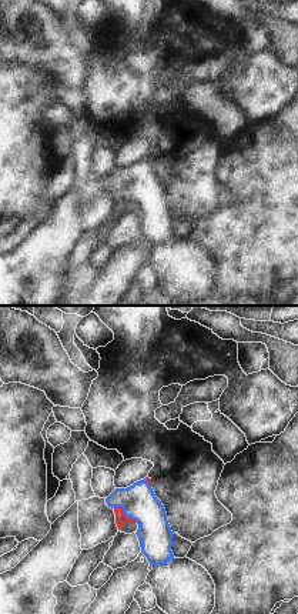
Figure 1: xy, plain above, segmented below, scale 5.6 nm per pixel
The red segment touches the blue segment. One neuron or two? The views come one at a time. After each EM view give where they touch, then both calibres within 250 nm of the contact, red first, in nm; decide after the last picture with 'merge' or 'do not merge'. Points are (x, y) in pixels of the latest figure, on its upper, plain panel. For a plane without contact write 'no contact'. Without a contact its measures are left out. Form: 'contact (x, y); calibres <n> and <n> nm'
contact (123, 194); calibres 60 and 200 nm

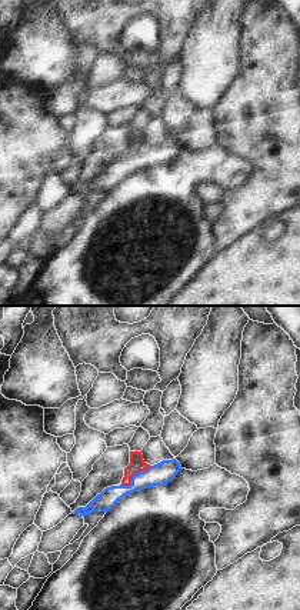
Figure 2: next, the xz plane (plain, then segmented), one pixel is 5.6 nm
contact (133, 154); calibres 90 and 130 nm

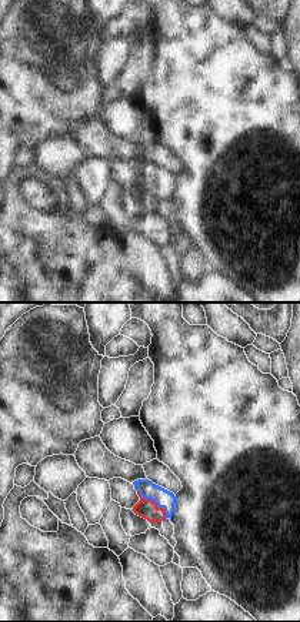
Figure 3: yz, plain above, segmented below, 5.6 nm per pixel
contact (153, 181); calibres 110 and 100 nm

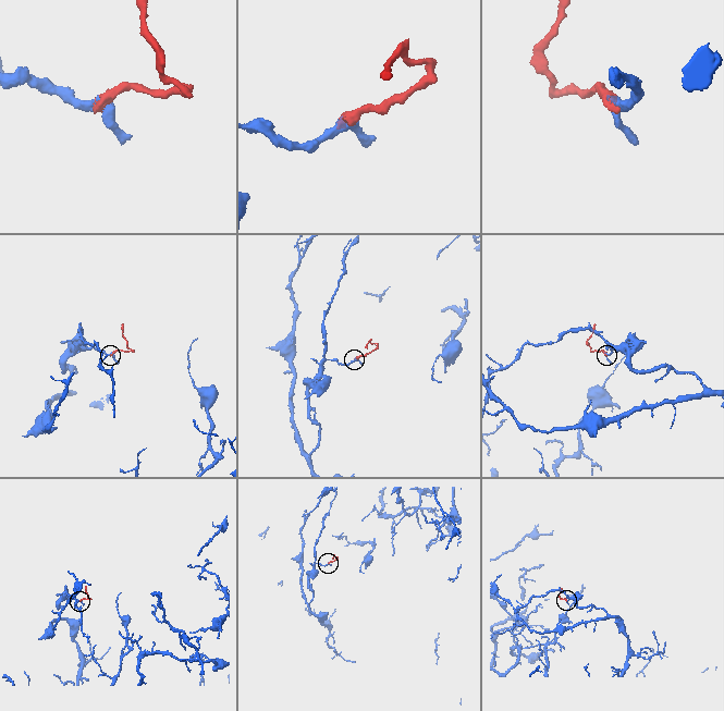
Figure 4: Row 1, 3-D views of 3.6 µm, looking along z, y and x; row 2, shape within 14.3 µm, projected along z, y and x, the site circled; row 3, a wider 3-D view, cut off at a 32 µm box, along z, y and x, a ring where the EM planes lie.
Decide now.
merge

